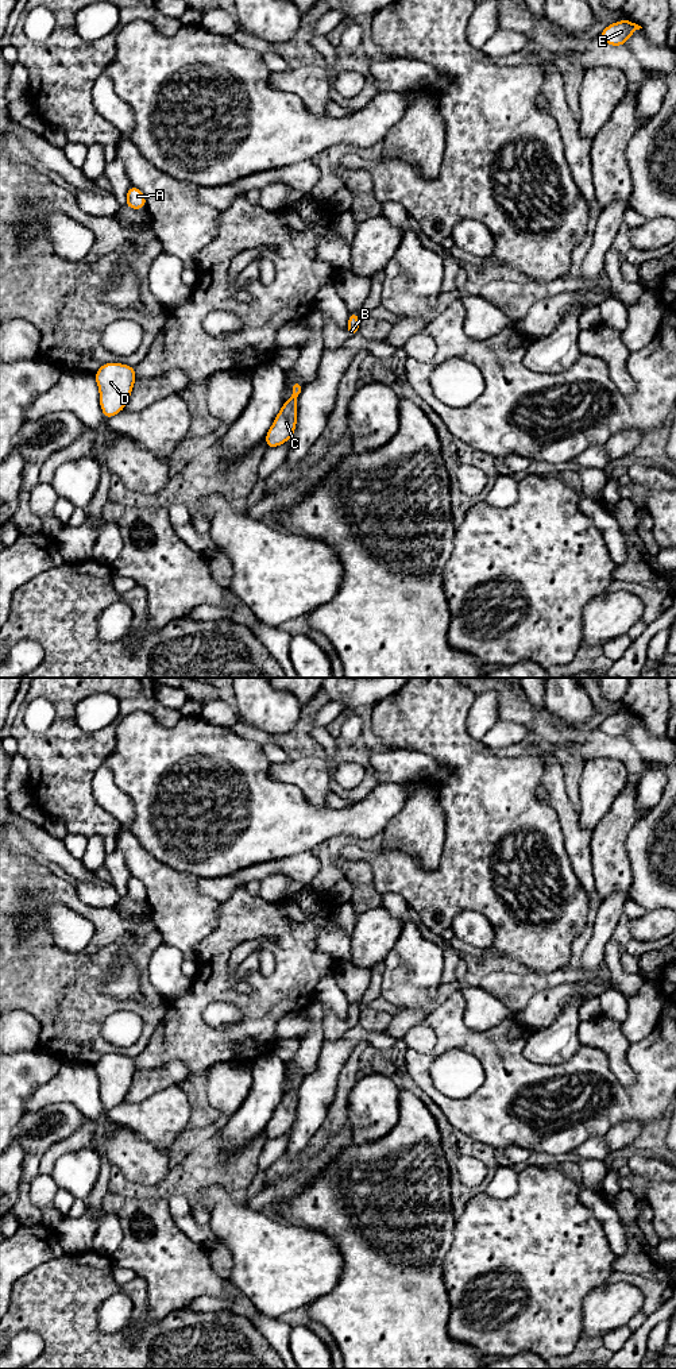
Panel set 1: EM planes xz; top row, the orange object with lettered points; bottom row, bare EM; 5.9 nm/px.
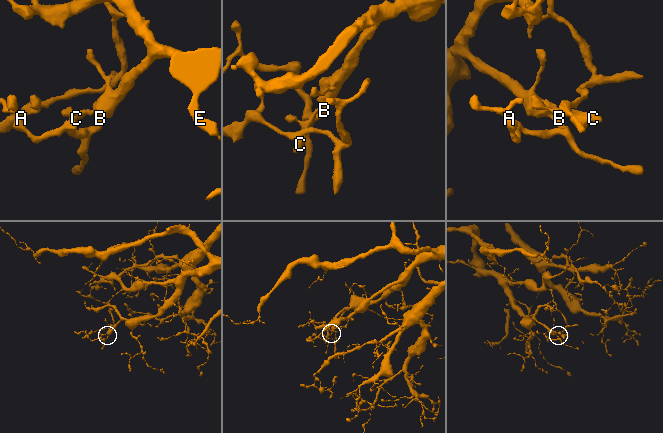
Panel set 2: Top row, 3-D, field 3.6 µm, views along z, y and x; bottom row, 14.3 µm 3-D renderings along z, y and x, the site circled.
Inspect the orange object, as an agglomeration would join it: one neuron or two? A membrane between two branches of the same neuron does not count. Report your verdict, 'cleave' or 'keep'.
keep

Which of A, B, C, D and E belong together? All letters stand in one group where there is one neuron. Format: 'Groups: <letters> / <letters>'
Groups: A B C D E

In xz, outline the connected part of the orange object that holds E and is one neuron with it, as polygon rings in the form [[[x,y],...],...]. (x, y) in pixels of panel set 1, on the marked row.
[[[623,18],[621,22],[609,24],[598,38],[610,46],[625,46],[631,34],[640,28],[642,27]]]

